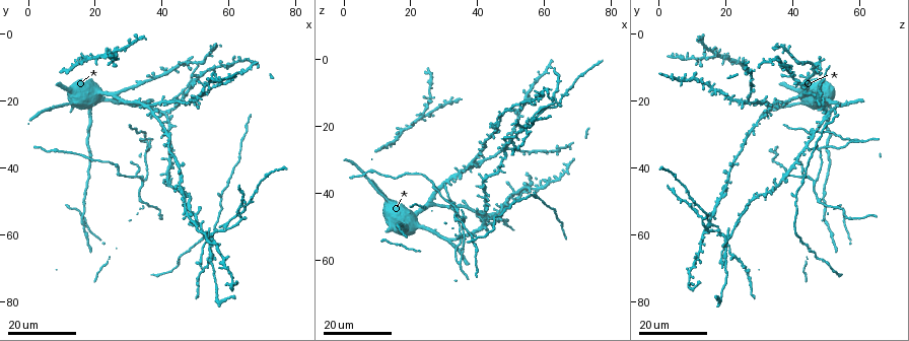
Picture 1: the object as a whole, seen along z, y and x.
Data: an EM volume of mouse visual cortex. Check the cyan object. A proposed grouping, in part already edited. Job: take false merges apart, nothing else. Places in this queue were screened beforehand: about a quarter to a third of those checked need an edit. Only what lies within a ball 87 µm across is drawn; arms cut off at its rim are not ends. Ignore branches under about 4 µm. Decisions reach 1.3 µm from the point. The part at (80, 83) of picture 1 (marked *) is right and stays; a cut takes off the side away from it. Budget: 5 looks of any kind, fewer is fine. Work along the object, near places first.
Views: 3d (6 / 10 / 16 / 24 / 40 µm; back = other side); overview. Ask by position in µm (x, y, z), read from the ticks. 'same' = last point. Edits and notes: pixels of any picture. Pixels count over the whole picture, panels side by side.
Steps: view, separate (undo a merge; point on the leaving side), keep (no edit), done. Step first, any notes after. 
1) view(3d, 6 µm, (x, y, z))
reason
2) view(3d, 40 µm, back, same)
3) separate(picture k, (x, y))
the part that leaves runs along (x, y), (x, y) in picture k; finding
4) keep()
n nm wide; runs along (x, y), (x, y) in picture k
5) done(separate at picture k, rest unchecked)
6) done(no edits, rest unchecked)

view(3d, 16 µm, (34.0, 43.5, 46.0))
three arms meet

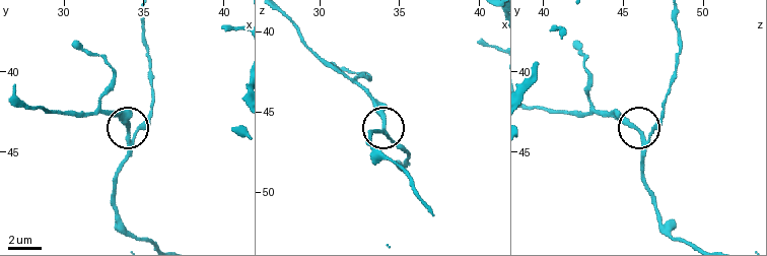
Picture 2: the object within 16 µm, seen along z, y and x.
view(3d, 6 µm, (34.1, 43.9, 46.0))
closer look

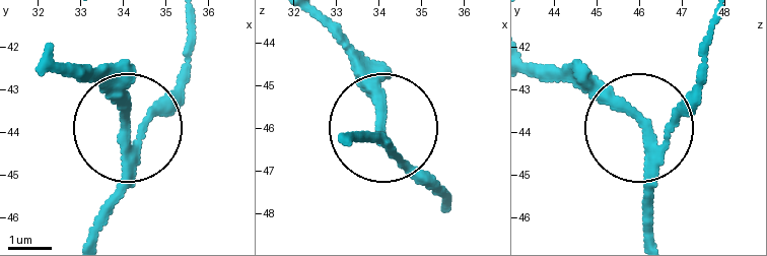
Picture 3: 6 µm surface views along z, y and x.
separate(picture 3, (95, 224))
210 nm wide; the part that leaves runs along (125, 163), (125, 112), (92, 82), (49, 71) in picture 3; a second cell is stuck on

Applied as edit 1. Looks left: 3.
view(overview)
redraw

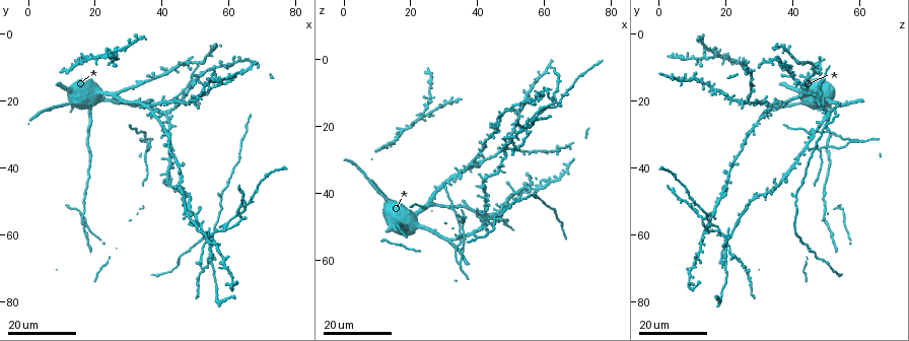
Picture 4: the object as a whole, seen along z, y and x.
view(3d, 16 µm, (47.0, 47.5, 32.5))
four arms meet

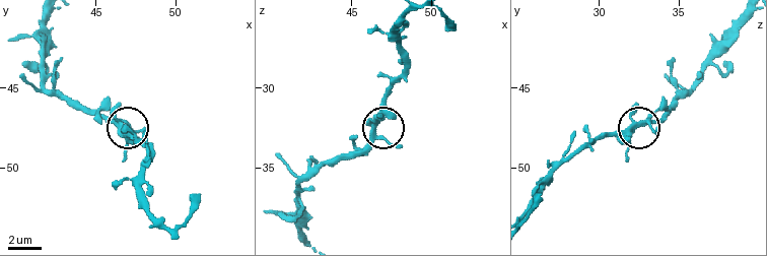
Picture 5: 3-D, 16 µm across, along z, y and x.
view(3d, 10 µm, (46.4, 47.2, 32.9))
closer look

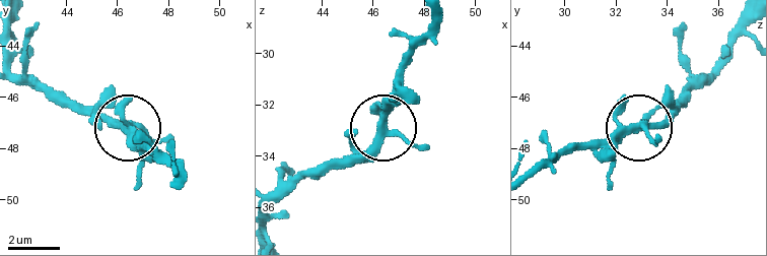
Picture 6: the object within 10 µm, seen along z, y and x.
keep()
side arm 57 µm; runs along (277, 200), (302, 179), (362, 156), (388, 111), (418, 105) in picture 6; continuous, no second cell

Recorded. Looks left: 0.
done(separate at picture 3, rest unchecked)

